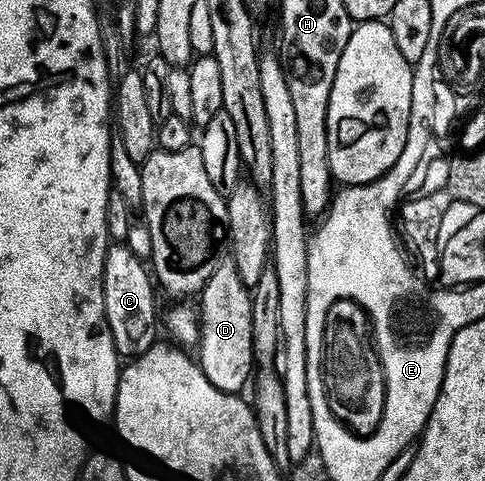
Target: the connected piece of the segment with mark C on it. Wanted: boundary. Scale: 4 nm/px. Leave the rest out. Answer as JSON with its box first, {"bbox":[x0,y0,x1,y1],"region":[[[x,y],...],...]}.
{"bbox":[101,243,157,359],"region":[[[111,243],[108,244],[109,247],[105,249],[105,252],[101,257],[101,313],[105,318],[105,329],[107,325],[106,332],[113,339],[115,344],[115,349],[120,355],[120,358],[123,359],[134,359],[142,355],[145,351],[149,351],[151,345],[156,344],[157,337],[155,337],[155,289],[156,286],[153,284],[152,274],[149,272],[148,266],[145,264],[144,258],[143,261],[130,249],[127,243]]]}

